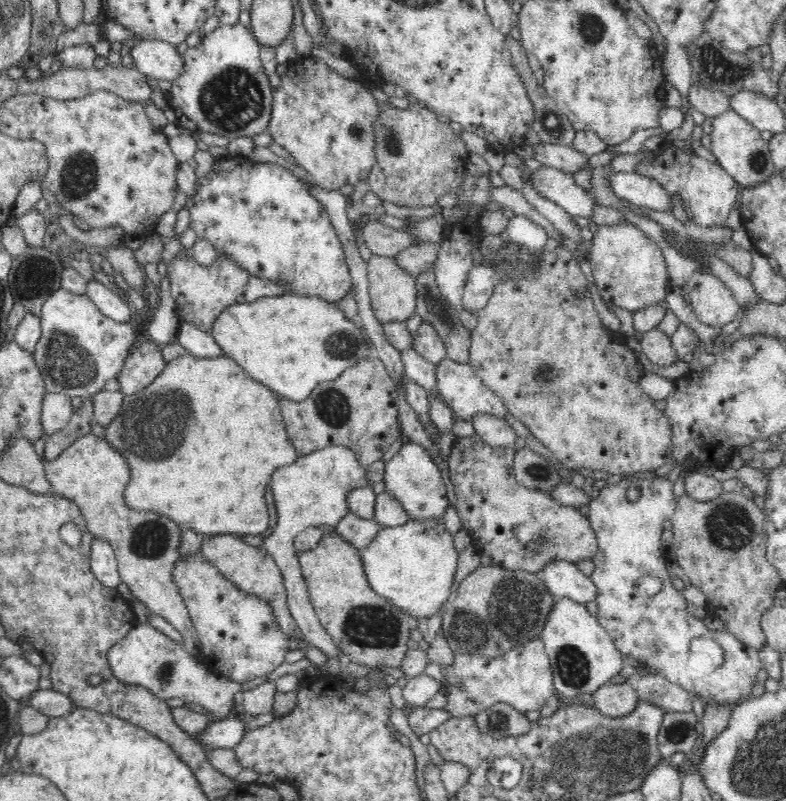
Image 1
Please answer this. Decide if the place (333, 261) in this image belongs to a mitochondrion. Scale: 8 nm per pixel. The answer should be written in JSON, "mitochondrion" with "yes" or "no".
{"mitochondrion":"no"}

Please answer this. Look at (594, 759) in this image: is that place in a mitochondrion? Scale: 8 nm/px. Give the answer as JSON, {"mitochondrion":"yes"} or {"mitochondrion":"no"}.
{"mitochondrion":"yes"}

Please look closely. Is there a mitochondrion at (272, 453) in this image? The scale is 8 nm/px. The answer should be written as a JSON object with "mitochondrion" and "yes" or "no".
{"mitochondrion":"no"}

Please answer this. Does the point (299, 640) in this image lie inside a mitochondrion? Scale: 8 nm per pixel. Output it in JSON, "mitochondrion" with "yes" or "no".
{"mitochondrion":"no"}

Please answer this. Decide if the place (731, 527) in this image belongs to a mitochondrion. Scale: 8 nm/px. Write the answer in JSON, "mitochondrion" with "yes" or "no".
{"mitochondrion":"yes"}

